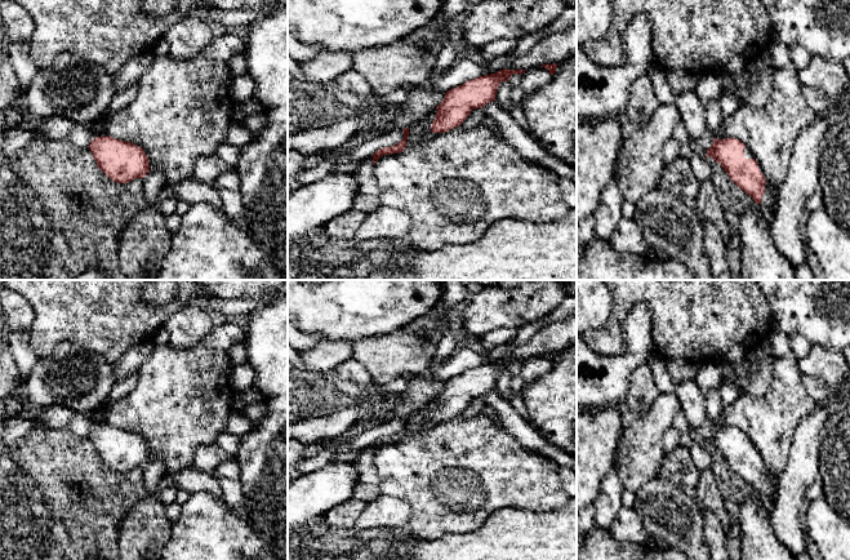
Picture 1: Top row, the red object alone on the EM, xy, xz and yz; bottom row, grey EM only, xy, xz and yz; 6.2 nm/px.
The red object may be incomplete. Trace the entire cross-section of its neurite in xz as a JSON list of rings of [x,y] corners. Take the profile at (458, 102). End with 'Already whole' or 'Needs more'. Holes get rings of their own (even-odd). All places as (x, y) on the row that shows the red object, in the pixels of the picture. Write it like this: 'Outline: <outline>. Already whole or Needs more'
Outline: [[[503,68],[448,90],[442,102],[436,107],[437,112],[431,125],[431,132],[445,133],[462,125],[472,110],[482,108],[489,102],[495,101],[497,90],[502,81],[508,81],[513,74],[522,75],[525,71]]]. Already whole

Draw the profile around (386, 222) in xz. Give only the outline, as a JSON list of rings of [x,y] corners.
[[[381,205],[375,212],[366,215],[353,239],[368,241],[373,239],[405,239],[410,228],[409,214]]]

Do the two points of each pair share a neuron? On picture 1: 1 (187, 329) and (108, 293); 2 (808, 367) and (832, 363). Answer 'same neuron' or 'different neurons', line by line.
1: different neurons
2: same neuron

